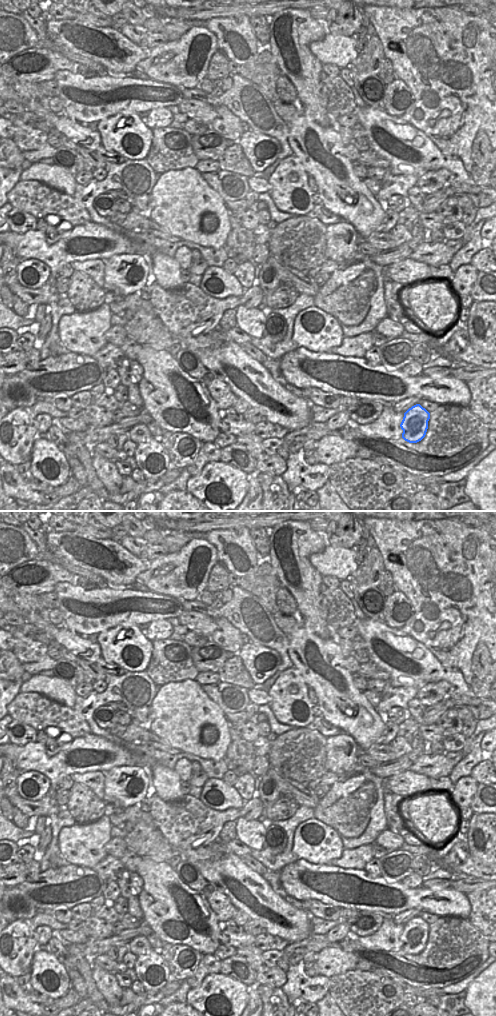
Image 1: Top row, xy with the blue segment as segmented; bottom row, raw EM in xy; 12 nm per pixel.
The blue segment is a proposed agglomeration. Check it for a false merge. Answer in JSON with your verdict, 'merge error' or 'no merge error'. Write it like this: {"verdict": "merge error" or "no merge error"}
{"verdict": "no merge error"}

